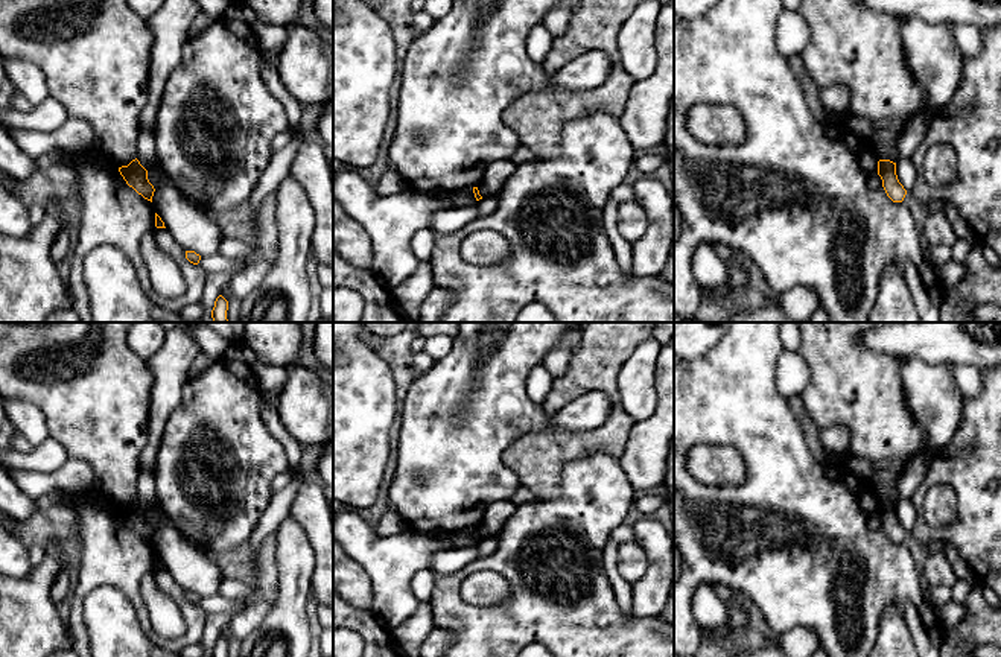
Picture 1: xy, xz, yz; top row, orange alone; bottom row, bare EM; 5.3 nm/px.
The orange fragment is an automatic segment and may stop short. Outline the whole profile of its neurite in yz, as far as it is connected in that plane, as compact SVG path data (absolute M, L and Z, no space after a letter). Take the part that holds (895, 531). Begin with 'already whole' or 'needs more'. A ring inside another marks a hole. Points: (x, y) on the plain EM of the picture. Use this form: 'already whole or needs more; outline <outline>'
needs more; outline M799 322L799 353L809 379L799 395L803 412L821 429L844 424L850 432L852 455L873 465L870 484L878 490L878 516L893 543L902 543L907 531L896 516L898 485L911 459L925 449L925 432L914 421L901 382L904 357L876 353L861 344L866 332L884 322Z

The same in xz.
needs more; outline M466 528L456 532L447 534L453 548L461 548L461 546L476 546L482 537L479 535L478 528Z

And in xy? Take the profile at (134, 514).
needs more; outline M0 322L0 395L37 406L46 417L49 435L70 458L88 462L94 473L91 490L110 500L129 528L152 543L154 526L137 500L140 455L149 438L149 394L154 376L146 360L128 345L134 322Z

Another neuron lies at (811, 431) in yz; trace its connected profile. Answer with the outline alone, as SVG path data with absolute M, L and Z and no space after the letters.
M791 397L788 398L790 408L799 415L800 426L803 429L803 435L808 441L808 449L814 455L815 461L820 465L828 465L831 462L838 461L835 455L829 453L821 441L820 441L820 427L814 423L814 420L802 409L800 398Z

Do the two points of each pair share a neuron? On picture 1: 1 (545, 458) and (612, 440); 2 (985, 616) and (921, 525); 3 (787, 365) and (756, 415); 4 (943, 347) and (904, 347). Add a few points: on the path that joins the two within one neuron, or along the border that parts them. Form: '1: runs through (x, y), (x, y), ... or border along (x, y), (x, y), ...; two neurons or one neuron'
1: runs through (562, 452), (595, 440); one neuron
2: border along (942, 548), (951, 546), (983, 583); two neurons
3: border along (784, 349), (776, 364), (775, 388), (787, 399); two neurons
4: runs through (934, 347), (913, 347); one neuron

